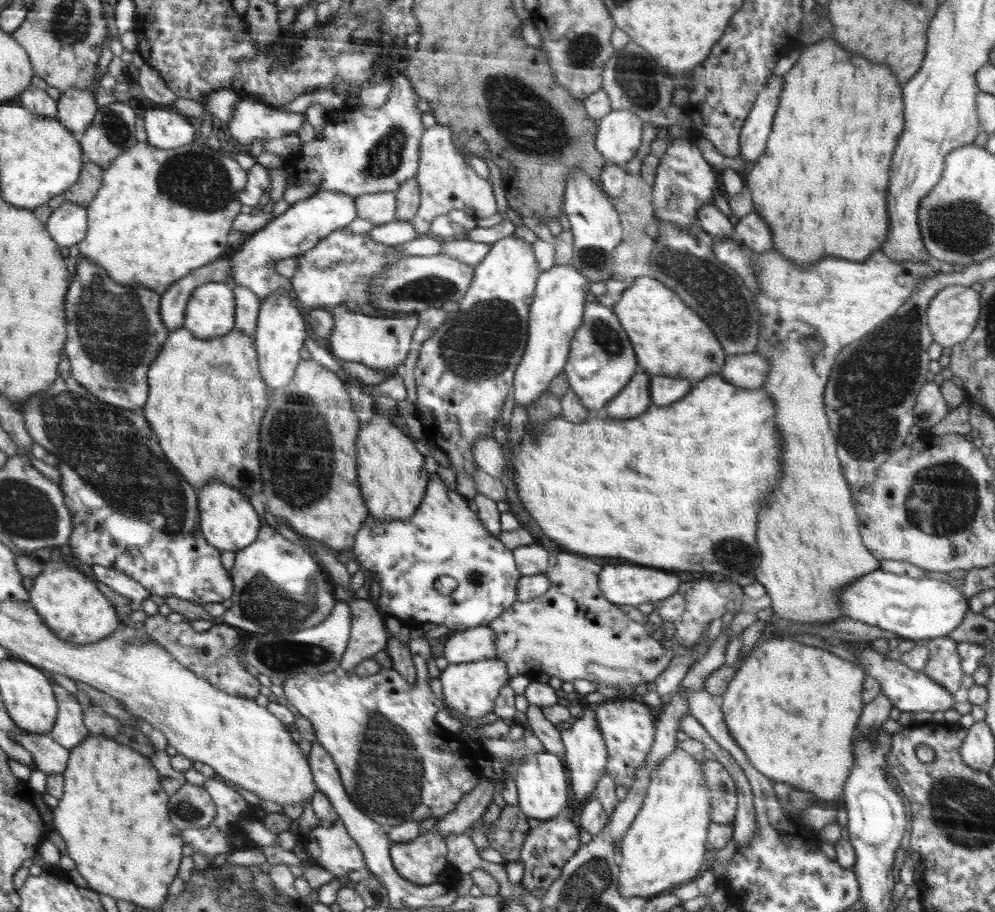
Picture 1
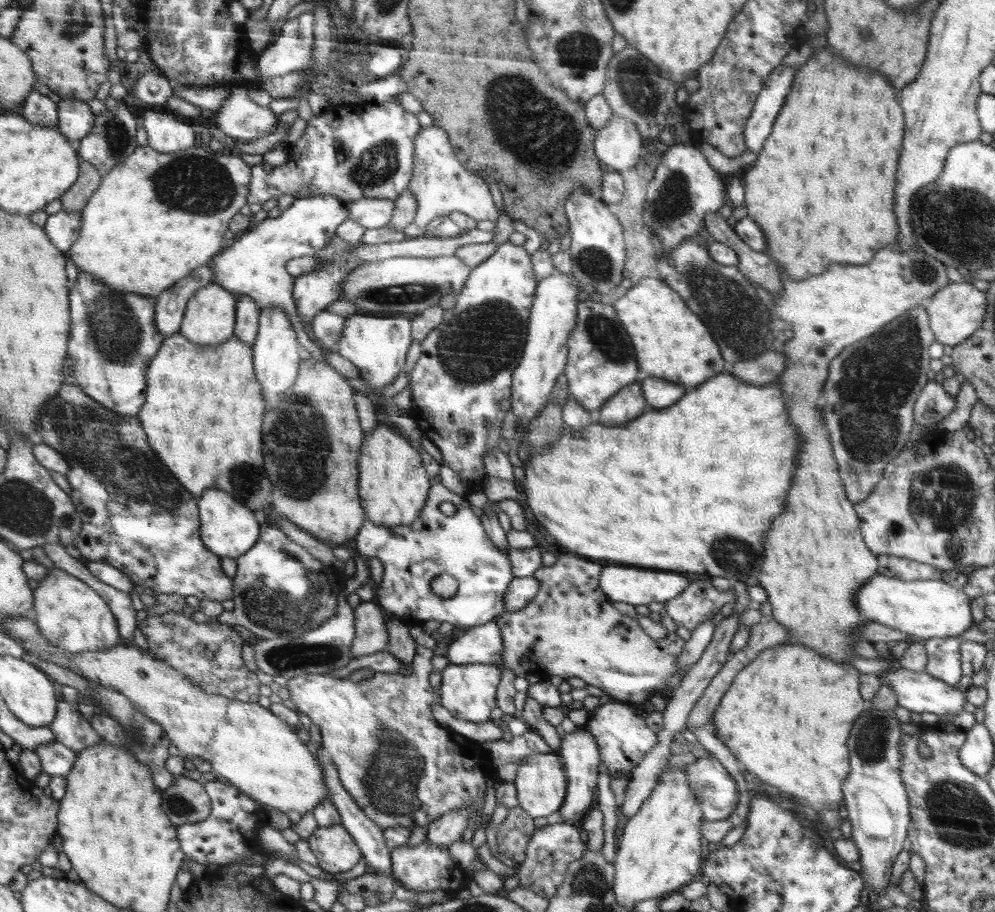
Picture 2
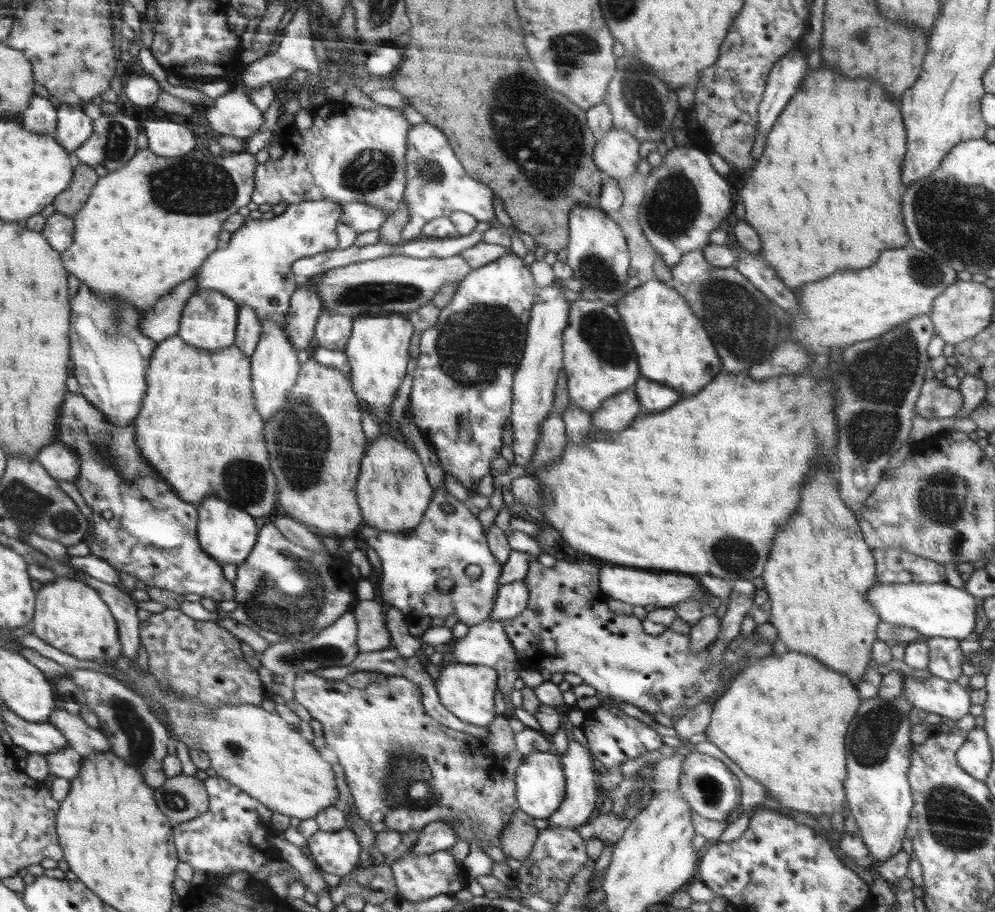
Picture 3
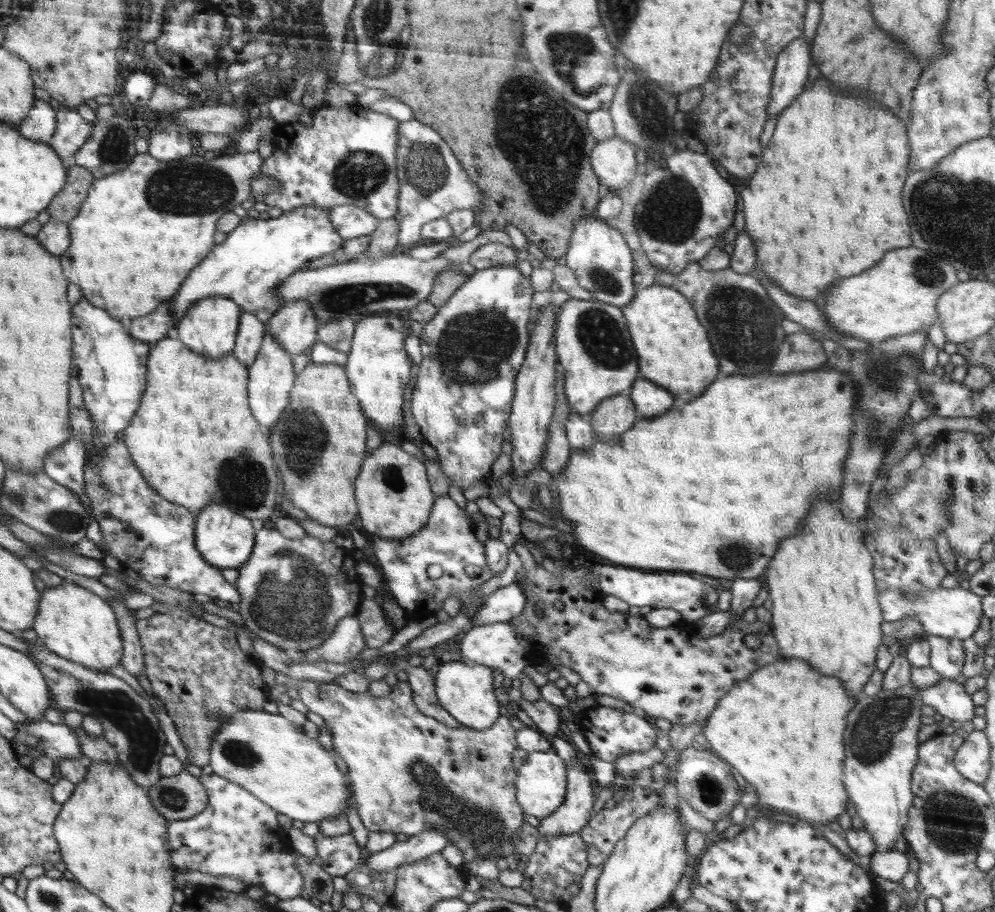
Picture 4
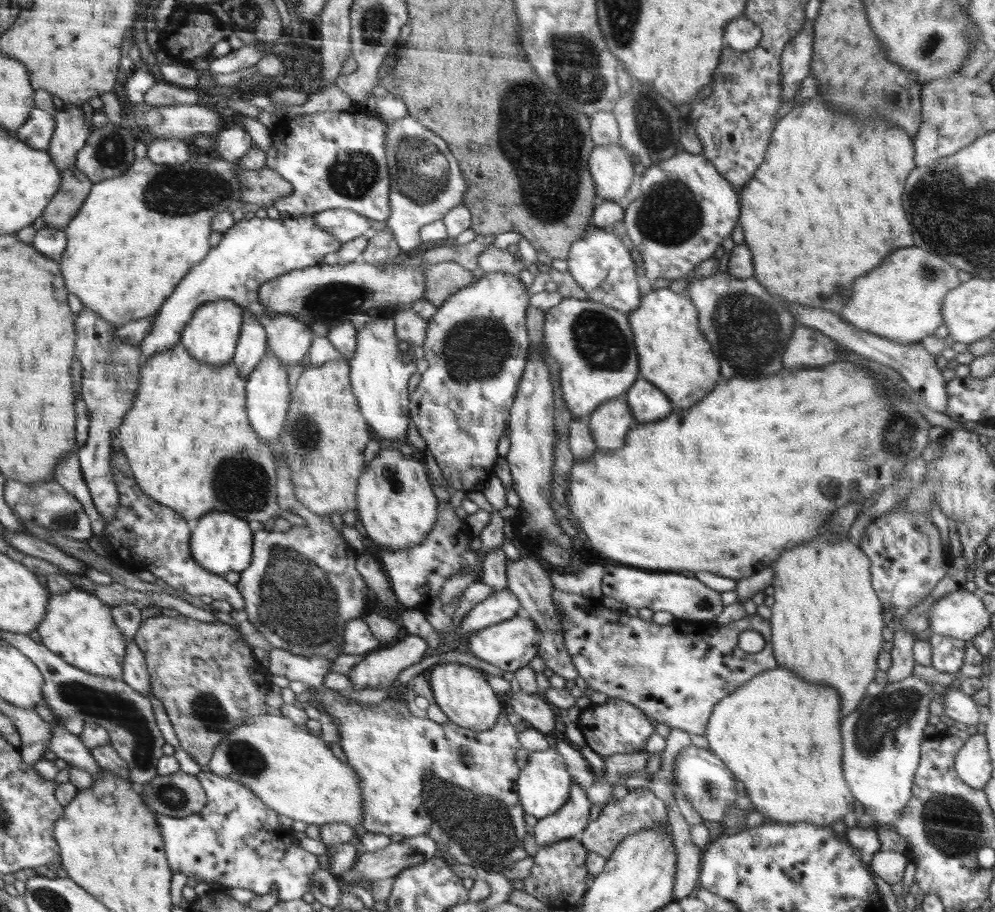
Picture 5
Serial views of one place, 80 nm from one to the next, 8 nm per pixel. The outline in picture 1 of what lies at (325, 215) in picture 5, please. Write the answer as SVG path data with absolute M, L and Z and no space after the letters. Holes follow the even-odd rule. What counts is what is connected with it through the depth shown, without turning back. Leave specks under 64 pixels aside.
M395 192L365 194L356 198L357 217L374 224L386 224L396 218L397 195Z

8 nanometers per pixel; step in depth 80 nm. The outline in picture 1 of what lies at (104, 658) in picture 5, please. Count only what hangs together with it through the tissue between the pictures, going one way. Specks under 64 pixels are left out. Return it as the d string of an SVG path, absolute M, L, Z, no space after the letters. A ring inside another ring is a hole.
M53 559L42 565L42 572L34 578L28 602L58 638L72 644L94 644L119 628L117 609L84 573Z

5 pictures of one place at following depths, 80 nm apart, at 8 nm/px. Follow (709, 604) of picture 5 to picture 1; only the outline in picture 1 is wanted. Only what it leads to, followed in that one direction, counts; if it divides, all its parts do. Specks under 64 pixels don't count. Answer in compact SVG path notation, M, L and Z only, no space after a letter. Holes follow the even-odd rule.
M608 564L601 572L601 591L615 605L638 607L645 602L665 600L678 591L681 580L654 568L632 564Z

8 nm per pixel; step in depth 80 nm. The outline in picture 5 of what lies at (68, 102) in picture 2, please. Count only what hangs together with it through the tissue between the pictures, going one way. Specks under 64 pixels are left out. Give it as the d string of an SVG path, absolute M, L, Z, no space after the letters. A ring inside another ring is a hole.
M64 110L57 112L54 117L56 118L56 132L47 151L52 155L57 169L63 171L76 164L77 153L85 148L92 128L84 121L84 118L72 116Z

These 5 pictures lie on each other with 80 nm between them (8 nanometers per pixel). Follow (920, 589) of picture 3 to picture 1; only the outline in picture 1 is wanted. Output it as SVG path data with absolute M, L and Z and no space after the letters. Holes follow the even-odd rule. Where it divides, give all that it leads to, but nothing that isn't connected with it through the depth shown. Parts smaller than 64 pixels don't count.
M880 568L865 574L848 587L840 589L839 603L845 610L845 616L878 626L882 630L889 630L895 633L901 639L918 640L925 643L930 638L946 637L948 632L952 632L963 623L966 613L969 611L968 599L962 594L962 591L956 590L949 582L934 580L934 578L910 578L886 572Z

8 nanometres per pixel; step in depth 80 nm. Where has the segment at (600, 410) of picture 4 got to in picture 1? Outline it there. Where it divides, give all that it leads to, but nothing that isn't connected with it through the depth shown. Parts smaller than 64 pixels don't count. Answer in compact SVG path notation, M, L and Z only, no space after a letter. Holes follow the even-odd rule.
M638 374L630 379L629 385L621 390L601 411L614 419L628 419L640 416L651 405L649 386L651 376Z

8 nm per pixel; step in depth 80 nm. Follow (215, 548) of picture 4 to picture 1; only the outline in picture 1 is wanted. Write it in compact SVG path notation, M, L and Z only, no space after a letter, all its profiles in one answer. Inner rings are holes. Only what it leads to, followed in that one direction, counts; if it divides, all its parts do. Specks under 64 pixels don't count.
M211 480L197 493L200 505L201 530L205 538L218 550L237 552L253 544L260 533L260 516L240 490L234 490L220 480Z

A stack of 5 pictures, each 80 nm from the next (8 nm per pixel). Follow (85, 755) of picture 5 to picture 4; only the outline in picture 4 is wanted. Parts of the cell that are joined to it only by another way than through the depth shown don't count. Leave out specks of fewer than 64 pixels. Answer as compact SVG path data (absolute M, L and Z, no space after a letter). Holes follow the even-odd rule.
M42 718L38 721L20 722L16 726L16 740L44 752L46 757L61 760L83 758L77 734L65 724L52 724Z

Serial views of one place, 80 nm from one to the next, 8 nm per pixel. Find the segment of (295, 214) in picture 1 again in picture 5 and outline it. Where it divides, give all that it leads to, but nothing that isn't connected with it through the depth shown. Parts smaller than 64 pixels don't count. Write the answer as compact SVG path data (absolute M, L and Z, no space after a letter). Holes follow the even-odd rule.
M315 214L290 218L260 219L243 218L222 233L219 244L210 250L208 256L193 266L184 280L177 285L172 295L158 310L150 336L138 344L141 350L141 364L159 352L174 349L180 342L180 335L190 323L198 307L213 301L230 300L250 314L270 314L257 299L261 284L278 279L282 275L298 269L305 269L322 263L326 254L336 252L342 242L317 225Z

